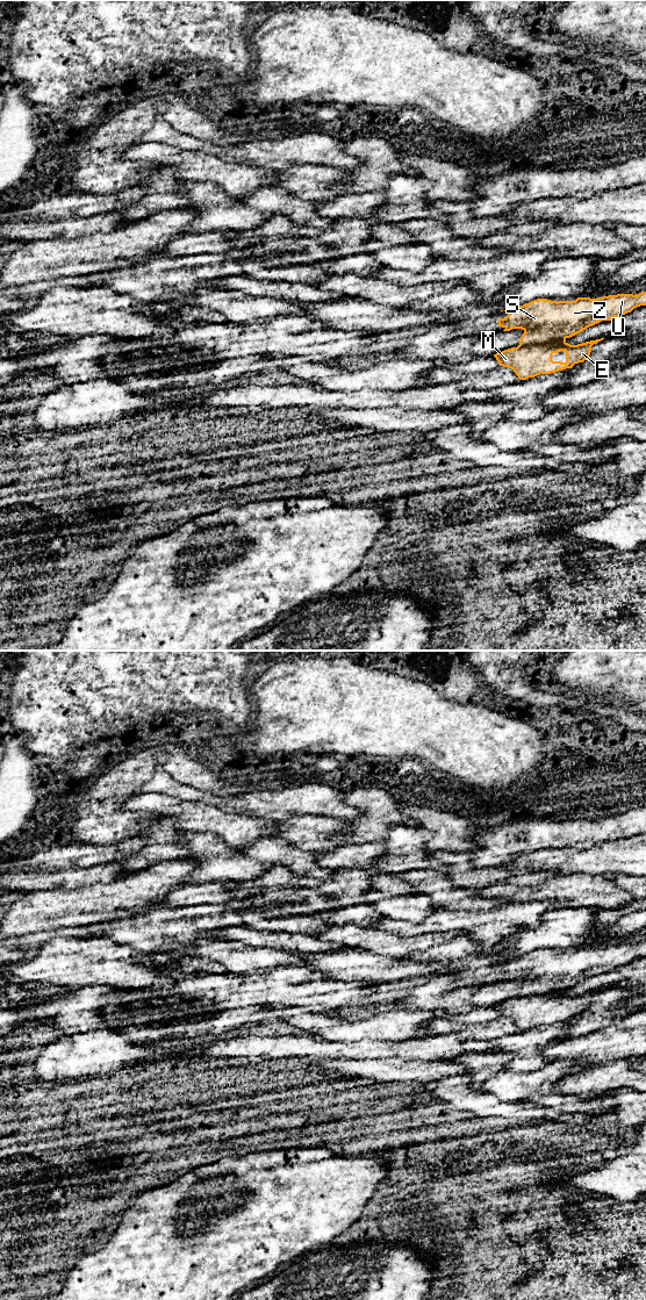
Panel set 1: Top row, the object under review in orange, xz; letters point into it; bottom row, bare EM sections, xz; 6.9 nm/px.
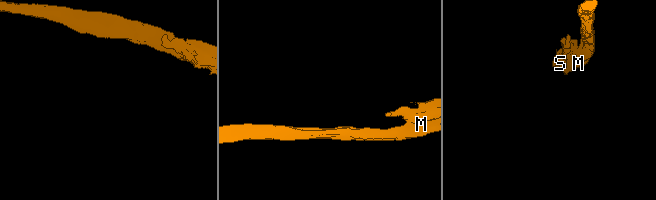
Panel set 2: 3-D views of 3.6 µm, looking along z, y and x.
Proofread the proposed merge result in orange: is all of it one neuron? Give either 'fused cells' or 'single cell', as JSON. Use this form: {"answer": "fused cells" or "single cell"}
{"answer": "fused cells"}

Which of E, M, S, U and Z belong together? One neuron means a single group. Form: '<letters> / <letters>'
E M / S U Z

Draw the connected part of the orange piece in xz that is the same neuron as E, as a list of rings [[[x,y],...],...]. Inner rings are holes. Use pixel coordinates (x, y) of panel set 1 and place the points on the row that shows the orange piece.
[[[560,338],[550,344],[511,347],[494,354],[494,357],[500,366],[511,368],[519,380],[526,380],[540,374],[572,368],[575,364],[583,362],[589,358],[591,346],[603,339],[570,345],[565,338]],[[560,351],[566,352],[566,361],[553,361],[552,354]]]

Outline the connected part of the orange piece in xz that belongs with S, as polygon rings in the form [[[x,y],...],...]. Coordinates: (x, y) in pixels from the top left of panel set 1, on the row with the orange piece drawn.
[[[646,292],[558,302],[537,299],[505,309],[508,316],[500,318],[498,325],[504,329],[503,331],[524,331],[519,347],[541,345],[560,338],[570,338],[601,321],[611,321],[640,306],[646,306]]]

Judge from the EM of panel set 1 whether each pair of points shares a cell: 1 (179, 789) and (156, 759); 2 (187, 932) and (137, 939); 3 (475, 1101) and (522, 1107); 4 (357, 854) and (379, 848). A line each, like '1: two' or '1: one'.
1: two
2: one
3: one
4: one

